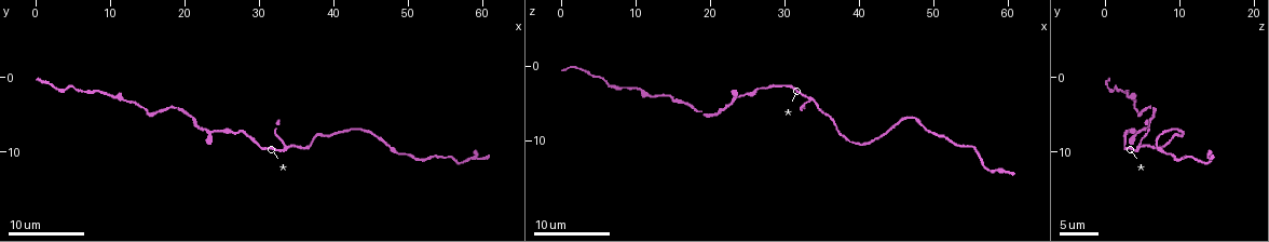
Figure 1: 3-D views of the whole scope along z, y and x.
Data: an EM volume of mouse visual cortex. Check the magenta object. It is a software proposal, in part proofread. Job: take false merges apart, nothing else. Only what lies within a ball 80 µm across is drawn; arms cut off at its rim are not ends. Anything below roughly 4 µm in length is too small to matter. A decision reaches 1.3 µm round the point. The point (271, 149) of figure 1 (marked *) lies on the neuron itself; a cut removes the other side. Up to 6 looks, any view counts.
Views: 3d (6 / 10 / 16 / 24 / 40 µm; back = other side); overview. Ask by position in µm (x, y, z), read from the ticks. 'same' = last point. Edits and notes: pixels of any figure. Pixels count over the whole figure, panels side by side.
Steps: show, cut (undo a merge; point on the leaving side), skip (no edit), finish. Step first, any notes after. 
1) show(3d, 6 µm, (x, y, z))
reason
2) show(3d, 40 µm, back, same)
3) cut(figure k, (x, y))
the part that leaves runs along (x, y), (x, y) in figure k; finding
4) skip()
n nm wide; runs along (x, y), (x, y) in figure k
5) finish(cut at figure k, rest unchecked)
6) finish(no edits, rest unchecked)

show(3d, 16 µm, (17.0, 4.0, 5.5))
sudden change in width

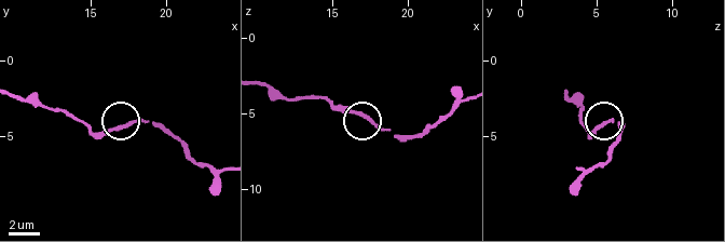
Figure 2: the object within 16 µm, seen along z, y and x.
skip()
runs along (463, 99), (416, 134), (382, 131), (355, 113), (332, 108) in figure 2; one neuron here

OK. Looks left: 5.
show(3d, 10 µm, (24.0, 7.0, 4.0))
side arm on a straight run

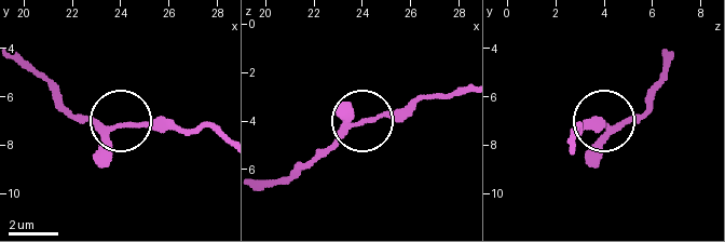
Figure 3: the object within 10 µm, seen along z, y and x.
skip()
180 nm wide; runs along (460, 88), (360, 121), (313, 164) in figure 3; continuous, no second neuron

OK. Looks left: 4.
show(3d, 10 µm, (47.0, 9.0, 6.5))
sudden change in width

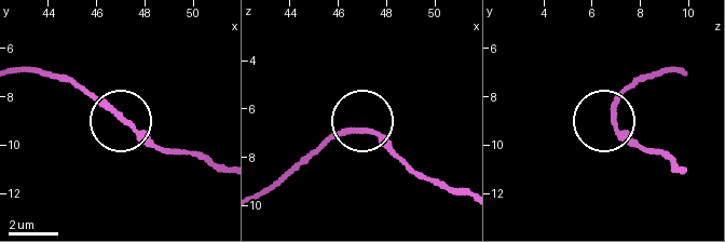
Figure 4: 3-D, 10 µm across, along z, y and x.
skip()
runs along (21, 74), (70, 77), (161, 151) in figure 4; continuous, no second neuron

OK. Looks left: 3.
finish(no edits, rest unchecked)

